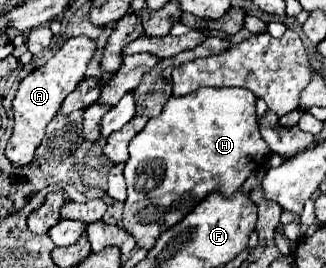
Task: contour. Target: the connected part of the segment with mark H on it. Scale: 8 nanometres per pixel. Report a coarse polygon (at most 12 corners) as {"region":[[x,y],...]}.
{"region":[[253,91],[171,97],[129,143],[139,249],[265,161]]}

